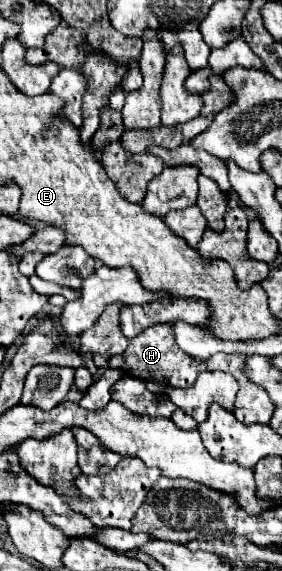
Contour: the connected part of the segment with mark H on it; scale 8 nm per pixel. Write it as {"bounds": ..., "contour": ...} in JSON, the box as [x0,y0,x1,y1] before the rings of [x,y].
{"bounds":[109,323,249,389],"contour":[[[157,323],[157,325],[149,327],[149,329],[145,329],[135,339],[131,339],[131,343],[129,343],[125,353],[111,357],[109,359],[109,367],[111,369],[121,369],[127,375],[143,379],[143,381],[159,381],[161,385],[171,385],[171,387],[187,389],[187,387],[191,387],[195,383],[195,377],[201,371],[215,371],[215,369],[227,371],[227,373],[235,375],[235,379],[239,383],[249,381],[243,375],[243,365],[241,365],[243,359],[245,359],[245,355],[227,355],[227,353],[217,353],[217,355],[213,355],[211,359],[205,359],[205,361],[189,357],[185,351],[181,351],[177,347],[175,337],[171,335],[171,323]]]}

